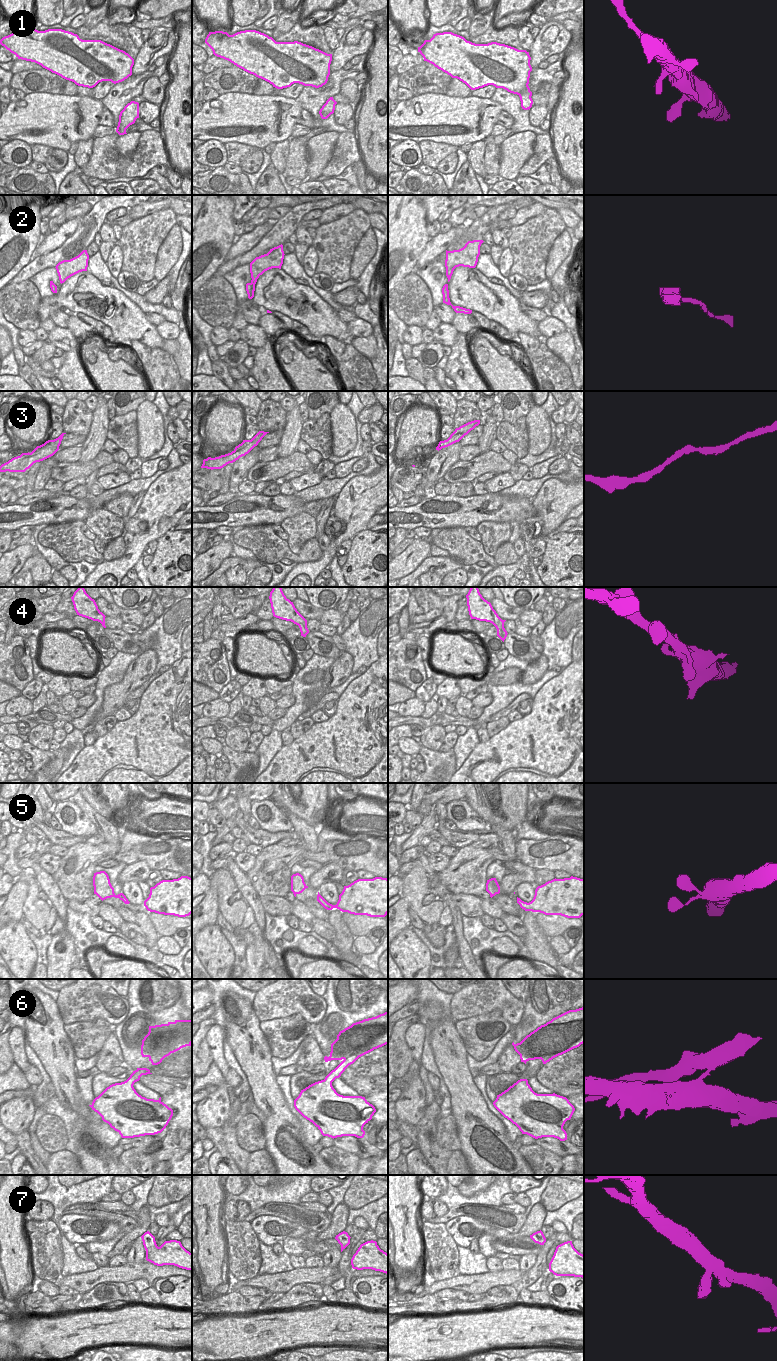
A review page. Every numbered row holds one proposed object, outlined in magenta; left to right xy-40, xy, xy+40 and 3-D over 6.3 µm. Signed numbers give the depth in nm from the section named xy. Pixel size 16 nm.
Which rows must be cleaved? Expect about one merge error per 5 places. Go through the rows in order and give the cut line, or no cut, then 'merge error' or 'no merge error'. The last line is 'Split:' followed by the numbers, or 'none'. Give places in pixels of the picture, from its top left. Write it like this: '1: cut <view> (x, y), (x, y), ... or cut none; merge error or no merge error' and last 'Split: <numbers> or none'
1: cut none; no merge error
2: cut xy (251, 281), (254, 287); merge error
3: cut none; no merge error
4: cut none; no merge error
5: cut none; no merge error
6: cut none; no merge error
7: cut none; no merge error
Split: 2

